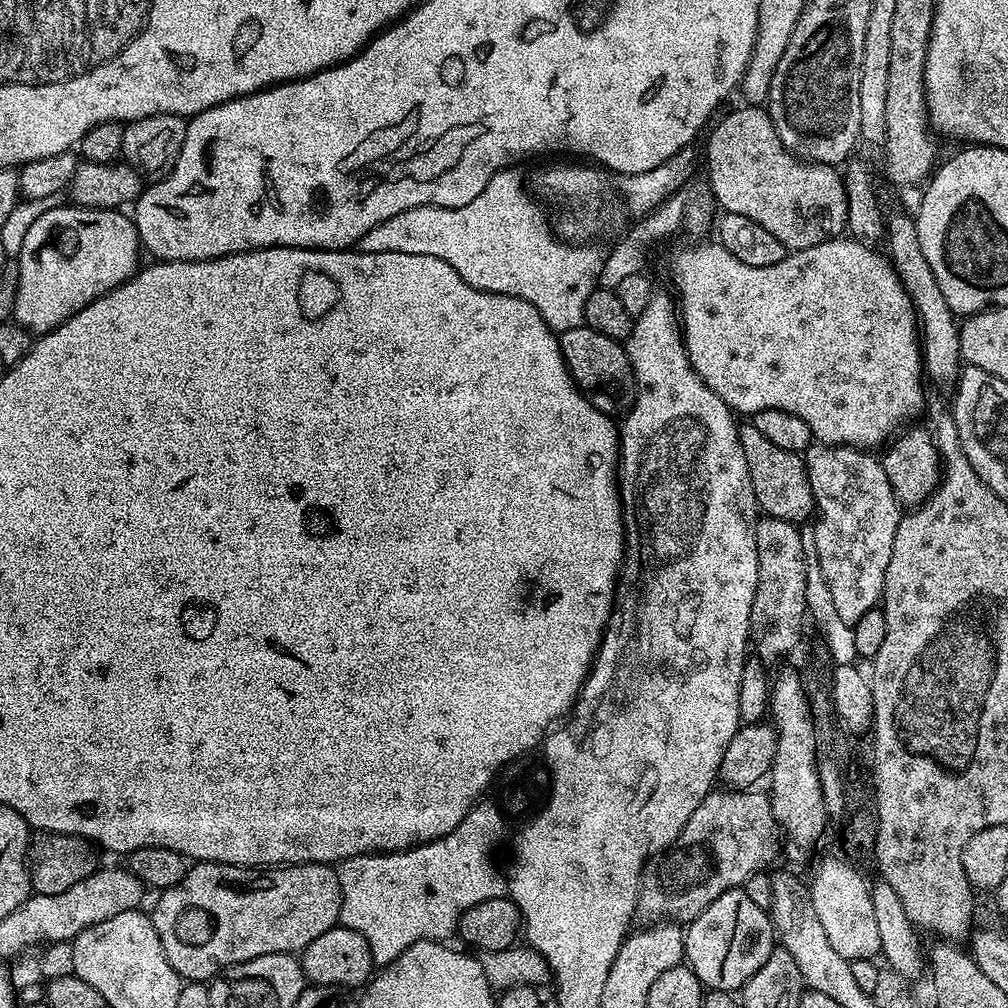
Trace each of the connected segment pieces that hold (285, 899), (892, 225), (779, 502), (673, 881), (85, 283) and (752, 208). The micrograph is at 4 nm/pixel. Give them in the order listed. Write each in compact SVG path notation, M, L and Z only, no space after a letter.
M196 862L189 867L186 878L178 882L178 886L170 886L159 893L156 900L156 909L151 909L150 915L154 930L158 930L158 938L162 942L162 950L174 966L174 970L184 982L208 982L220 975L233 964L241 964L254 958L262 958L266 954L303 953L305 946L318 934L326 934L326 930L337 927L340 919L340 883L336 877L336 868L326 864L285 864L283 866L241 866L239 864L209 864Z
M888 212L886 216L886 255L892 262L902 286L912 299L912 307L916 310L918 336L922 341L922 359L924 372L932 378L932 384L942 391L951 393L960 381L962 357L960 355L960 324L958 317L946 306L946 298L942 298L942 290L938 286L938 278L934 278L934 270L930 270L930 262L926 262L922 254L922 246L918 246L918 230L916 221L904 212Z
M751 422L741 423L739 430L742 450L746 454L746 466L750 470L750 482L754 486L757 509L765 517L784 520L787 524L800 526L808 522L808 519L811 521L816 512L816 499L803 455L774 446L774 442L768 441L759 430L754 430Z
M713 790L709 792L690 814L682 834L672 844L667 852L659 858L649 859L640 874L640 889L636 899L635 919L642 922L675 922L680 926L687 926L722 894L732 888L744 885L755 872L763 872L776 860L776 855L782 852L782 833L780 824L774 818L772 801L769 793L756 792L760 790Z
M57 206L42 214L26 230L26 238L20 247L18 263L18 298L12 311L15 323L28 329L33 334L53 332L62 322L66 322L74 314L78 314L90 302L102 298L119 284L124 284L136 275L138 263L136 259L142 253L140 238L136 234L135 223L128 220L120 210L103 208L81 208L79 206Z
M739 106L729 114L725 120L717 119L715 121L716 129L708 136L708 184L710 196L713 196L724 212L733 212L734 214L742 214L742 218L750 218L750 222L758 222L758 226L770 230L770 234L774 234L774 238L778 238L778 242L782 242L785 249L799 250L809 248L810 246L818 246L827 240L837 239L847 229L848 226L848 203L846 202L846 190L844 189L844 181L841 173L835 167L826 164L814 164L807 160L801 160L799 156L792 155L785 148L784 143L778 138L776 128L772 124L772 120L768 117L767 111L760 106Z

